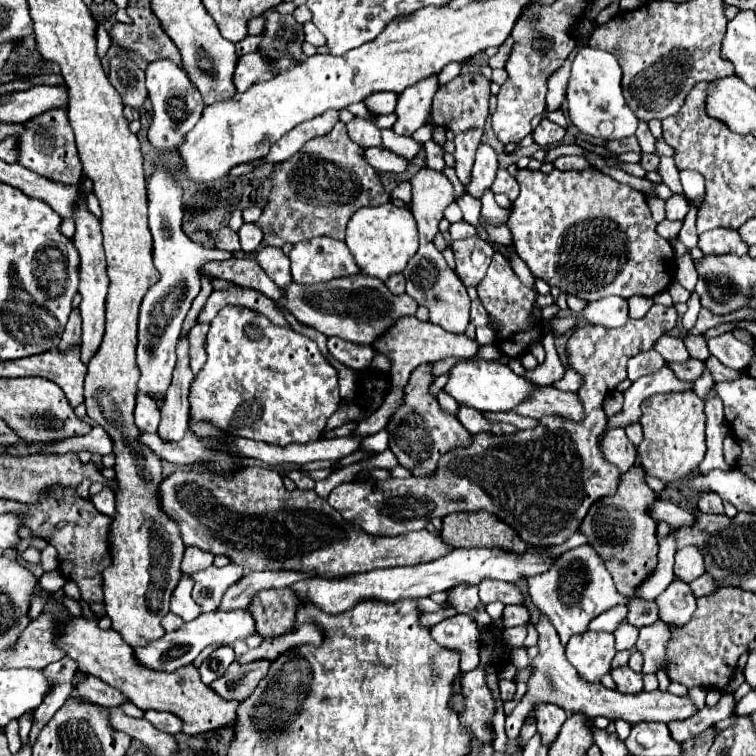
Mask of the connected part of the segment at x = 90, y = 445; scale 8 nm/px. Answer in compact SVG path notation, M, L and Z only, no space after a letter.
M95 424L89 434L61 440L61 442L57 442L55 446L45 448L45 450L47 450L47 452L57 452L57 454L59 454L59 452L71 452L71 450L75 450L75 452L89 450L89 452L93 452L93 454L105 456L105 454L113 454L113 448L115 448L113 438L107 434L107 430L105 430L103 426Z

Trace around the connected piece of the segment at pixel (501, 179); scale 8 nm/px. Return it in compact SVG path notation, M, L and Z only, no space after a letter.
M501 168L501 170L497 172L497 178L495 178L491 190L493 190L495 194L507 194L511 200L515 200L517 194L519 194L517 180L515 180L515 178L505 170L505 168Z

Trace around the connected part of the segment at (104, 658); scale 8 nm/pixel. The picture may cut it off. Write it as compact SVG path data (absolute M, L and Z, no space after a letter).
M51 602L53 604L53 616L57 620L55 626L55 644L65 650L69 658L73 658L79 664L79 670L93 674L107 682L109 686L117 688L121 694L127 694L127 698L139 706L141 710L163 710L173 712L179 718L183 718L183 732L185 734L199 734L207 730L215 730L221 726L231 724L237 714L239 702L231 702L225 698L219 698L211 686L201 682L199 670L193 664L187 664L183 668L177 668L175 672L159 672L145 664L141 664L133 648L123 642L123 638L115 630L101 630L97 628L97 621L106 615L103 608L93 619L79 618L69 612L67 606Z

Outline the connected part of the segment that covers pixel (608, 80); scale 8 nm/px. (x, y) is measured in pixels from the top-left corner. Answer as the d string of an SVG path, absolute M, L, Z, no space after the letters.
M585 46L577 52L571 68L567 102L569 102L569 118L579 132L589 136L599 136L603 140L621 140L635 134L639 118L625 102L621 78L623 78L621 66L611 52L591 46Z

